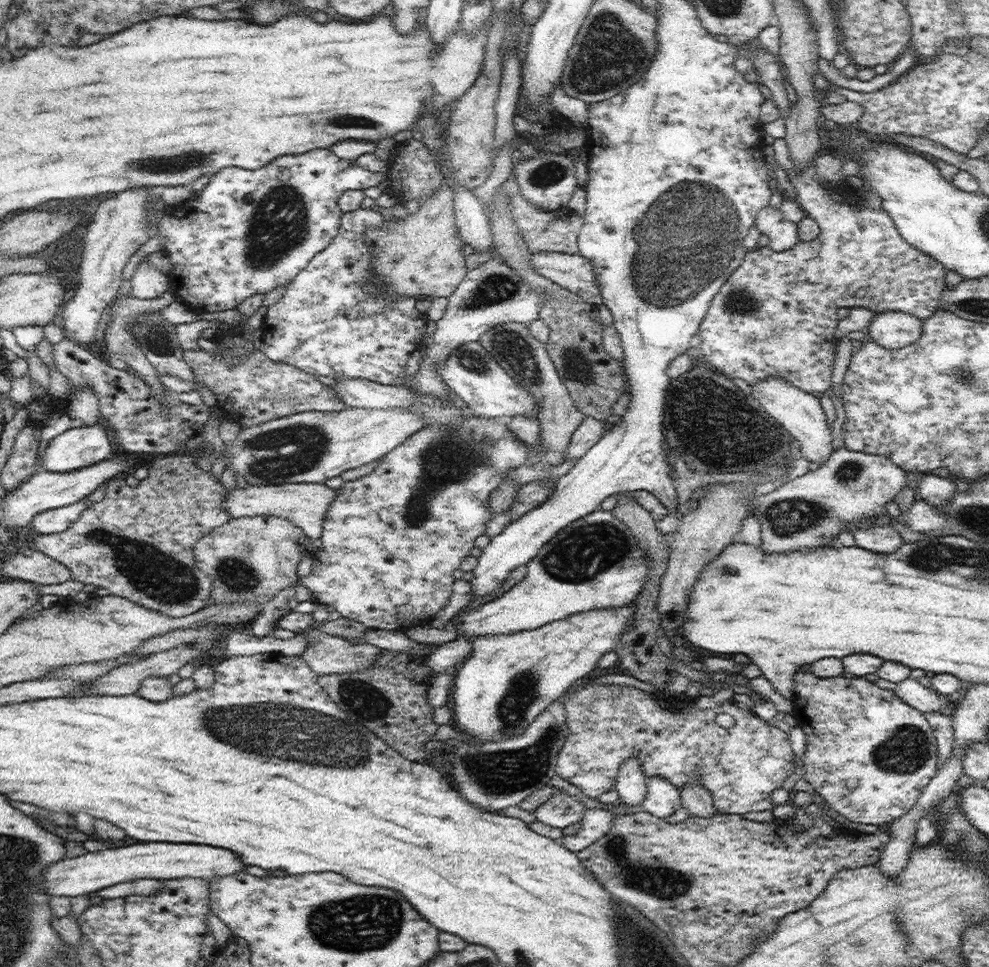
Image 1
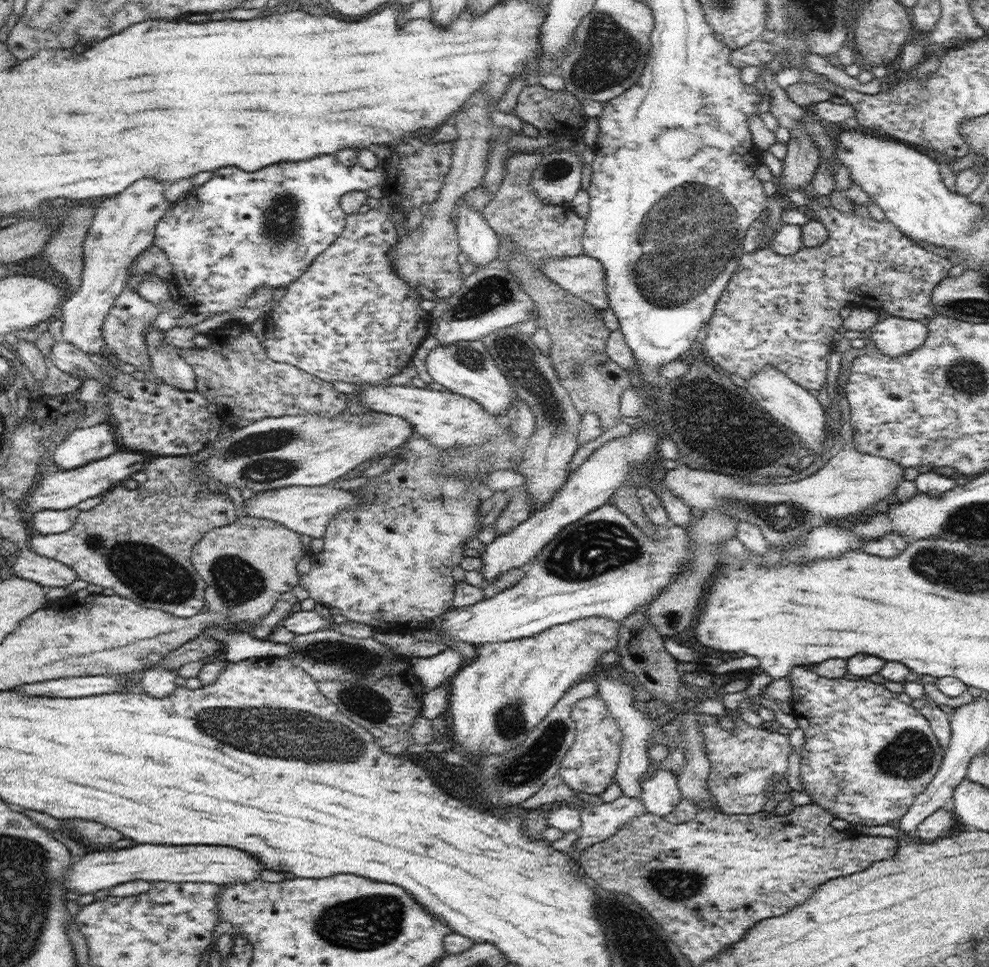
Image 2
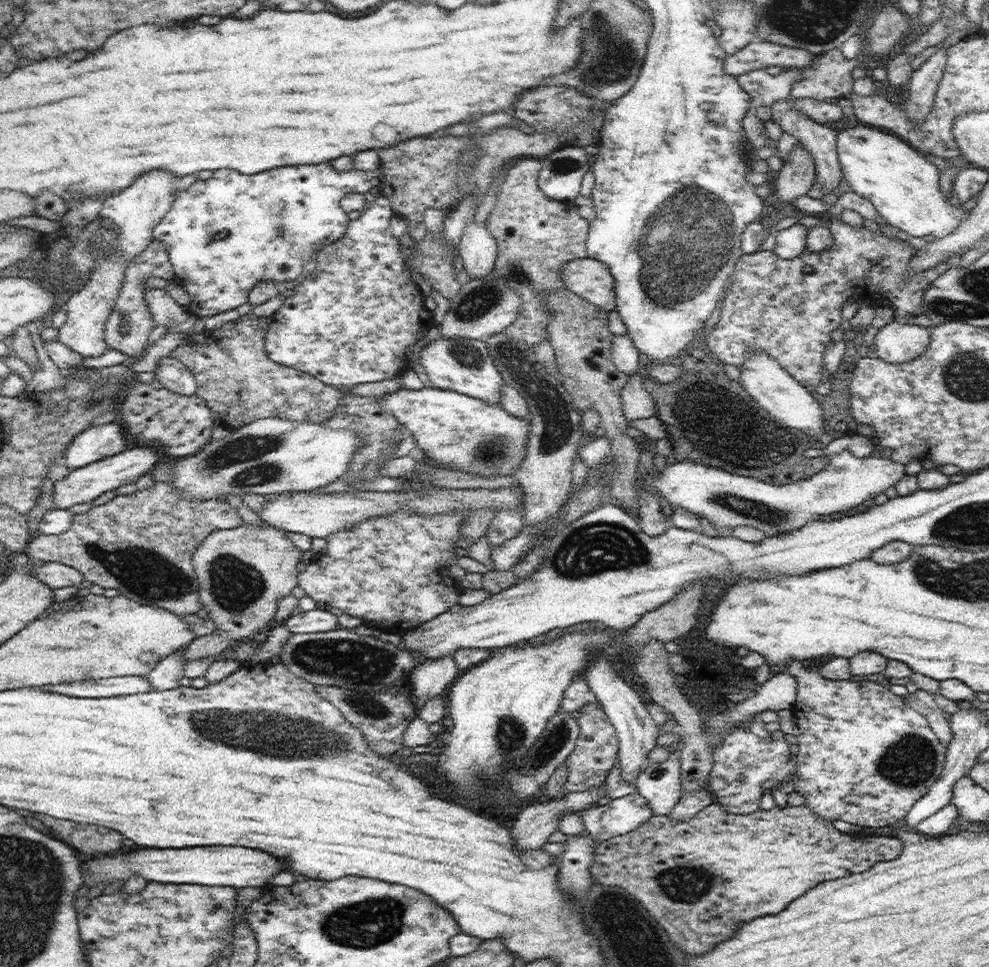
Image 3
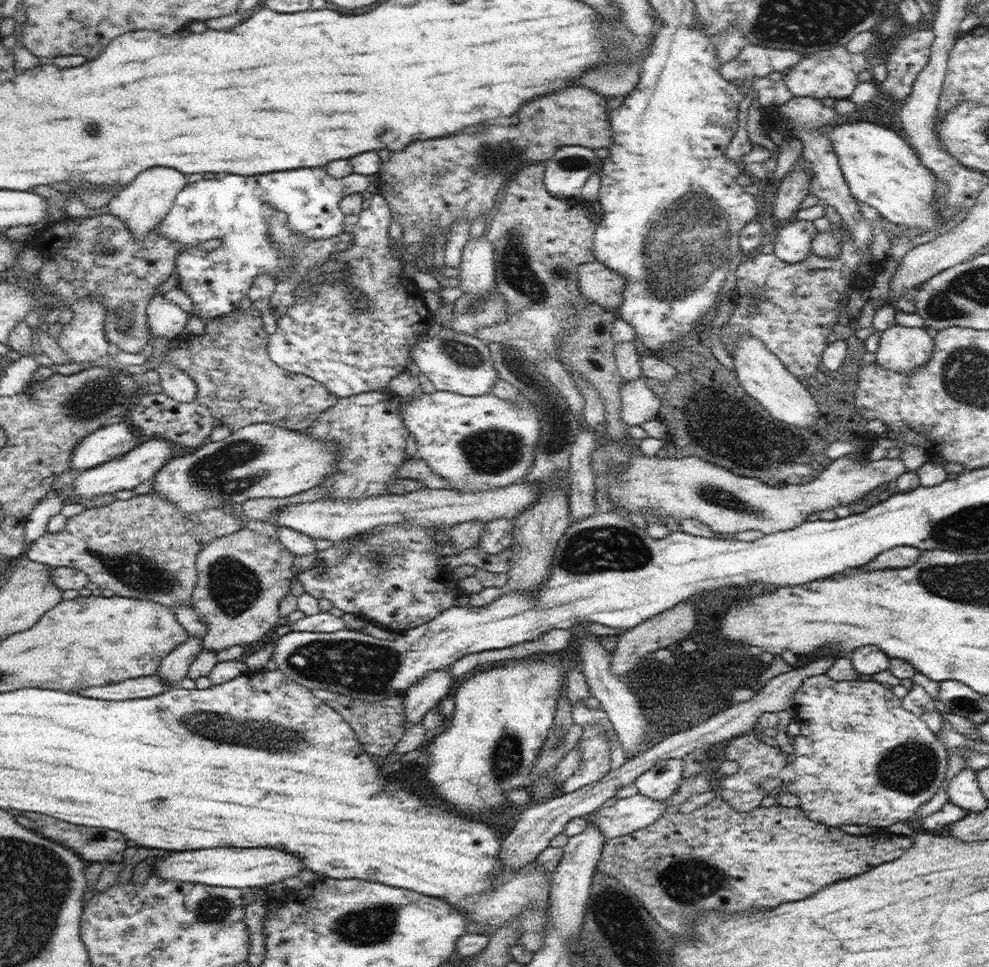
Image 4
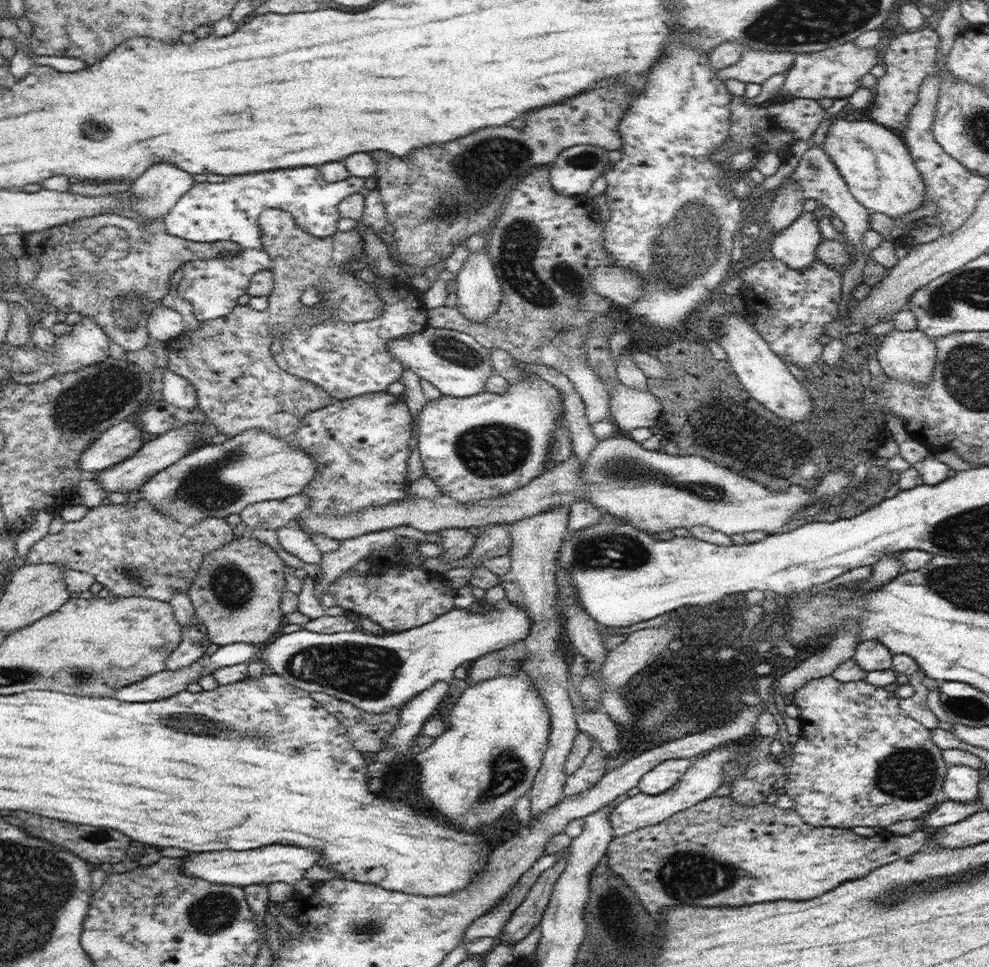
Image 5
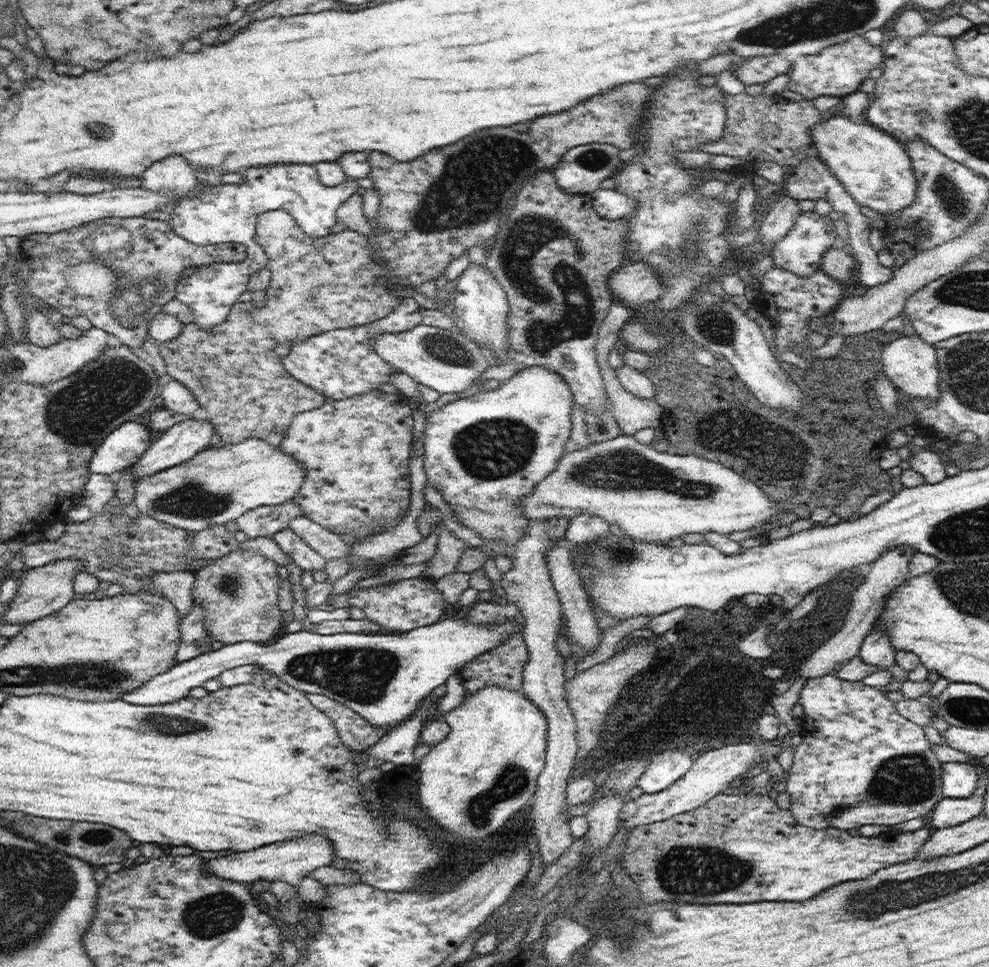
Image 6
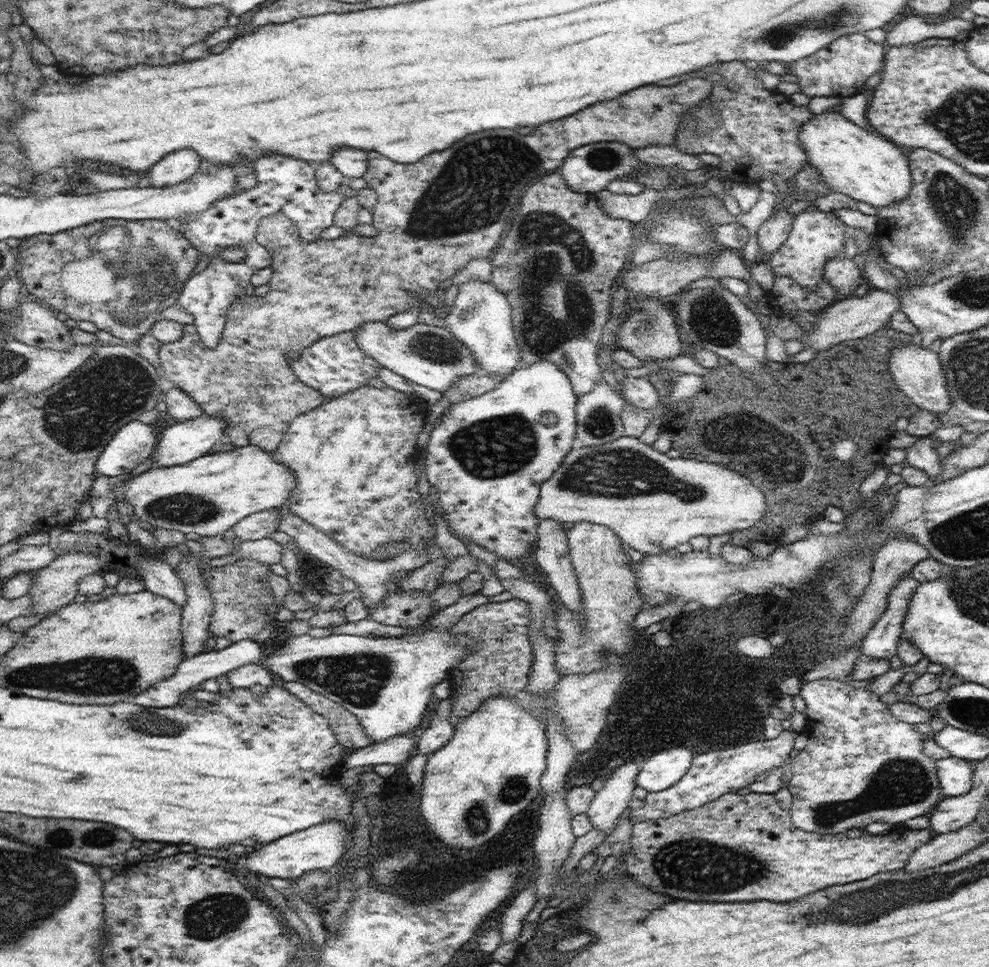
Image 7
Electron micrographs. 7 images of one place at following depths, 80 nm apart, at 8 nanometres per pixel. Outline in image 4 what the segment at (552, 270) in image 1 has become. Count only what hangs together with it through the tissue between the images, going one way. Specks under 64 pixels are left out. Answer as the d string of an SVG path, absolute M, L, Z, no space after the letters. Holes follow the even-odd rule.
M595 260L585 262L578 271L582 294L592 303L616 311L624 300L625 278Z

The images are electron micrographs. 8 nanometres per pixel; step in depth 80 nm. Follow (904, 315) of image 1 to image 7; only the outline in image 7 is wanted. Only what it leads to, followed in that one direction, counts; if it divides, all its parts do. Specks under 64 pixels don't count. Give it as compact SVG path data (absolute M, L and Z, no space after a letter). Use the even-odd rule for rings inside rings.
M899 344L899 347L893 348L891 352L889 370L898 388L920 409L935 414L941 414L949 409L951 398L938 353L922 345Z

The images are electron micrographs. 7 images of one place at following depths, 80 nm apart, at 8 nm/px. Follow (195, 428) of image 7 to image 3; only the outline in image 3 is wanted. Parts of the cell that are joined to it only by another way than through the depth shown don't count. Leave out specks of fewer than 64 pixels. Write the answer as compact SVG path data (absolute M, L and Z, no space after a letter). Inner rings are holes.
M154 446L135 447L131 450L107 457L82 468L74 469L61 481L56 481L53 486L53 498L58 509L67 509L74 504L90 503L108 491L113 491L121 486L136 483L143 474L150 473L158 463L158 449Z

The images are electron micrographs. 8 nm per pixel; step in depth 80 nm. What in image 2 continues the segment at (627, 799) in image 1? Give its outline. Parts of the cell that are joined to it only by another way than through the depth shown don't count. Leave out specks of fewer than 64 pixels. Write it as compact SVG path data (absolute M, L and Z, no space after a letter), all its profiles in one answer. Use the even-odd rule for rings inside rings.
M601 668L595 680L597 681L597 692L599 692L599 695L604 699L608 711L610 711L614 720L618 723L623 736L623 747L615 772L615 782L620 786L624 795L631 797L641 796L642 777L649 768L649 764L651 764L651 760L647 755L649 748L648 743L657 724L652 719L645 717L647 716L646 713L638 712L638 710L634 708L635 691L631 685L615 681L613 677L606 676L606 674L601 671Z

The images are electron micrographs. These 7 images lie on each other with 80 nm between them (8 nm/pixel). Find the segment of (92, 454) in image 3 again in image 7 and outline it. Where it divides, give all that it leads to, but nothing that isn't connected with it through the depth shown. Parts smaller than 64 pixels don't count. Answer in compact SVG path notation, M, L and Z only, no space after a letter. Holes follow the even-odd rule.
M134 420L120 428L106 445L98 461L98 475L124 476L152 457L158 434L150 424Z

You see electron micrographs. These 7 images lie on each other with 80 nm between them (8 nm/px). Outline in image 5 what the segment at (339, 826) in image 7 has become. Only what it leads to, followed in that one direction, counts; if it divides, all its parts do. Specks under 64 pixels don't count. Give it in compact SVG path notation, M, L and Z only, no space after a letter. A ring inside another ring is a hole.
M262 846L256 850L222 850L222 852L202 852L184 858L185 862L179 866L180 871L196 879L204 879L211 883L227 884L244 888L252 883L286 882L286 884L298 884L306 874L308 868L318 864L318 852L308 848L296 848L296 846Z

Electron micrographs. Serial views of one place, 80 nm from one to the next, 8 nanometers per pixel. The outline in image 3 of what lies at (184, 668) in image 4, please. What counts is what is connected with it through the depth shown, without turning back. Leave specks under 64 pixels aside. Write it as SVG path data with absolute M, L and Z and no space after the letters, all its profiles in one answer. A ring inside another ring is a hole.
M185 647L174 651L163 658L156 668L147 674L147 679L153 686L153 690L170 690L180 686L180 680L184 678Z

